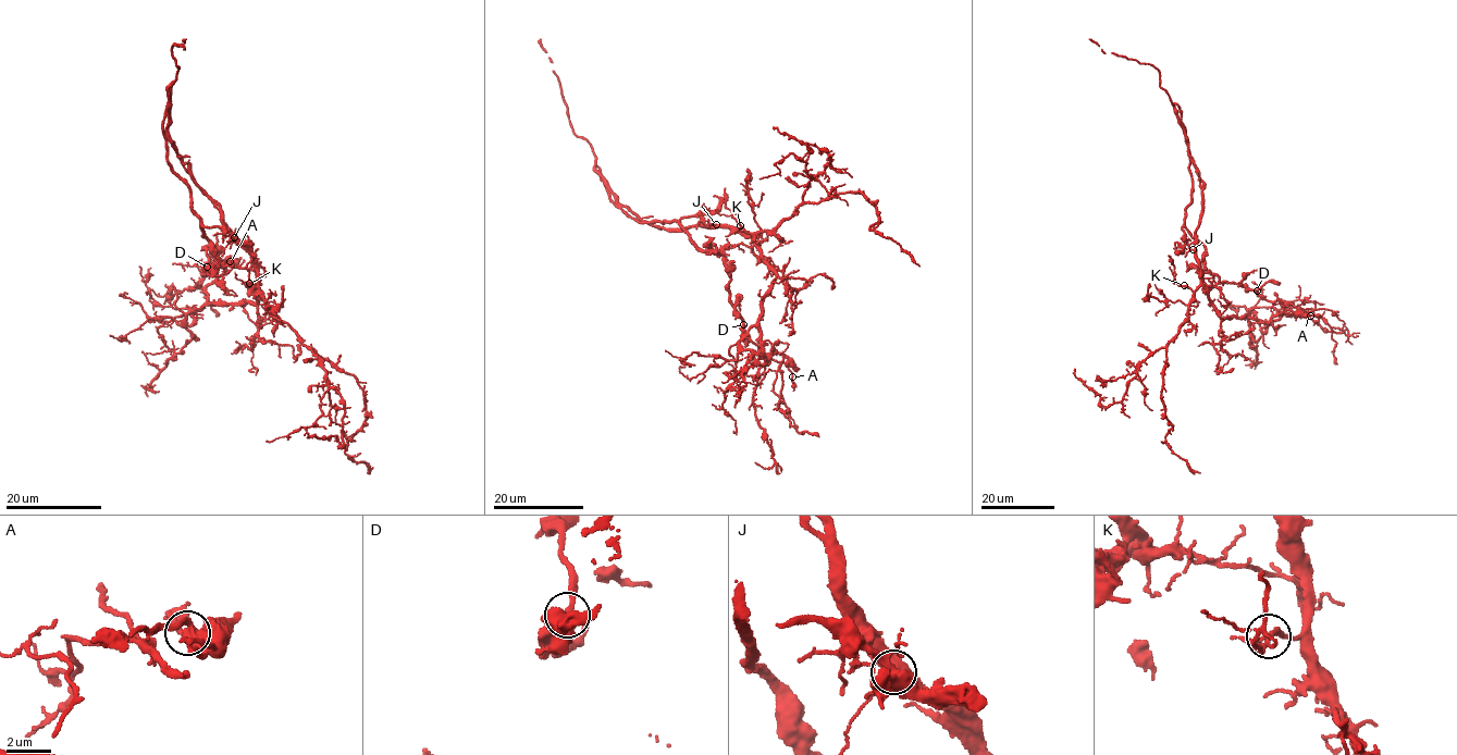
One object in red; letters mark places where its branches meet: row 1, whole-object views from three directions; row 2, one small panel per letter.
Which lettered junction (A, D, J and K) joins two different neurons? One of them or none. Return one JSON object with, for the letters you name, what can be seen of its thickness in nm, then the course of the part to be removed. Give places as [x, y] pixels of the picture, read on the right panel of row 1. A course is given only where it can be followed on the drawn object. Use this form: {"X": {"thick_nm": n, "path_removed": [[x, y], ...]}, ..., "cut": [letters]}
{"K": {"thick_nm": 140, "path_removed": [[1184, 285], [1174, 281], [1174, 265], [1168, 256]]}, "cut": ["K"]}

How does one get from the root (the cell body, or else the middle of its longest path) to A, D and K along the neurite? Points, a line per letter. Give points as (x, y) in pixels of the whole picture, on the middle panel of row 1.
A: (714, 229), (751, 238), (751, 247), (724, 250), (729, 299), (749, 338), (782, 361), (792, 376)
D: (714, 229), (731, 229), (751, 238), (751, 247), (736, 245), (724, 250), (730, 280), (729, 298), (743, 324)
K: (714, 229), (719, 226), (752, 235), (740, 224)

